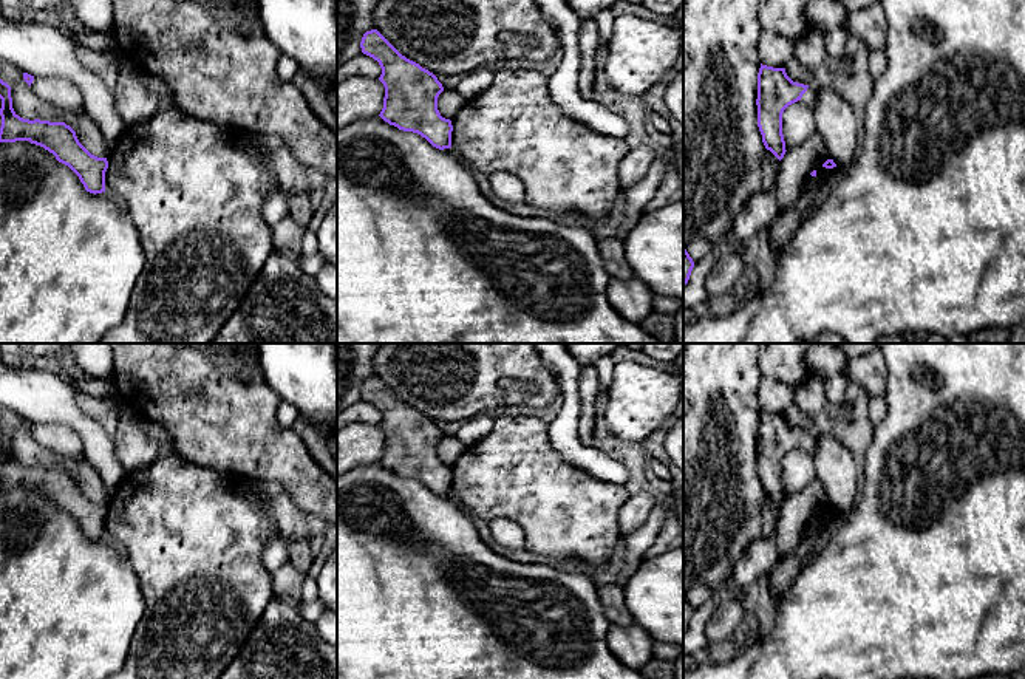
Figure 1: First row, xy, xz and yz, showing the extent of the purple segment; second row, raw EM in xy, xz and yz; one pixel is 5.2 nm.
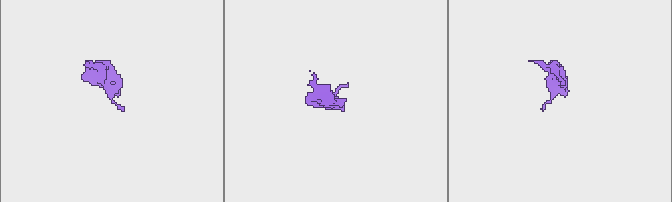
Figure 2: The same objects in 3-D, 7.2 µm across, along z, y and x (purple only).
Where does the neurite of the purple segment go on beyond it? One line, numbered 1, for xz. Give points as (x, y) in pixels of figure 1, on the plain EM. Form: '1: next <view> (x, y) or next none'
1: next none

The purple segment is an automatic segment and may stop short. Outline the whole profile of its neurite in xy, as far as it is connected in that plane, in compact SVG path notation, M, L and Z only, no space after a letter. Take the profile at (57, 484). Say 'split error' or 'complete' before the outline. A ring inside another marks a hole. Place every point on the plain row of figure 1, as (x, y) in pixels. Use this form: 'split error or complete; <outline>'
complete; M0 425L2 473L0 489L29 487L40 492L68 512L90 540L105 538L107 504L91 501L65 469L23 466L12 455L11 433Z

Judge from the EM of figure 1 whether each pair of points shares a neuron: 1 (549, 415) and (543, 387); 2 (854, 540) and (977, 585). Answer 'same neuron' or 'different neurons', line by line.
1: different neurons
2: same neuron

